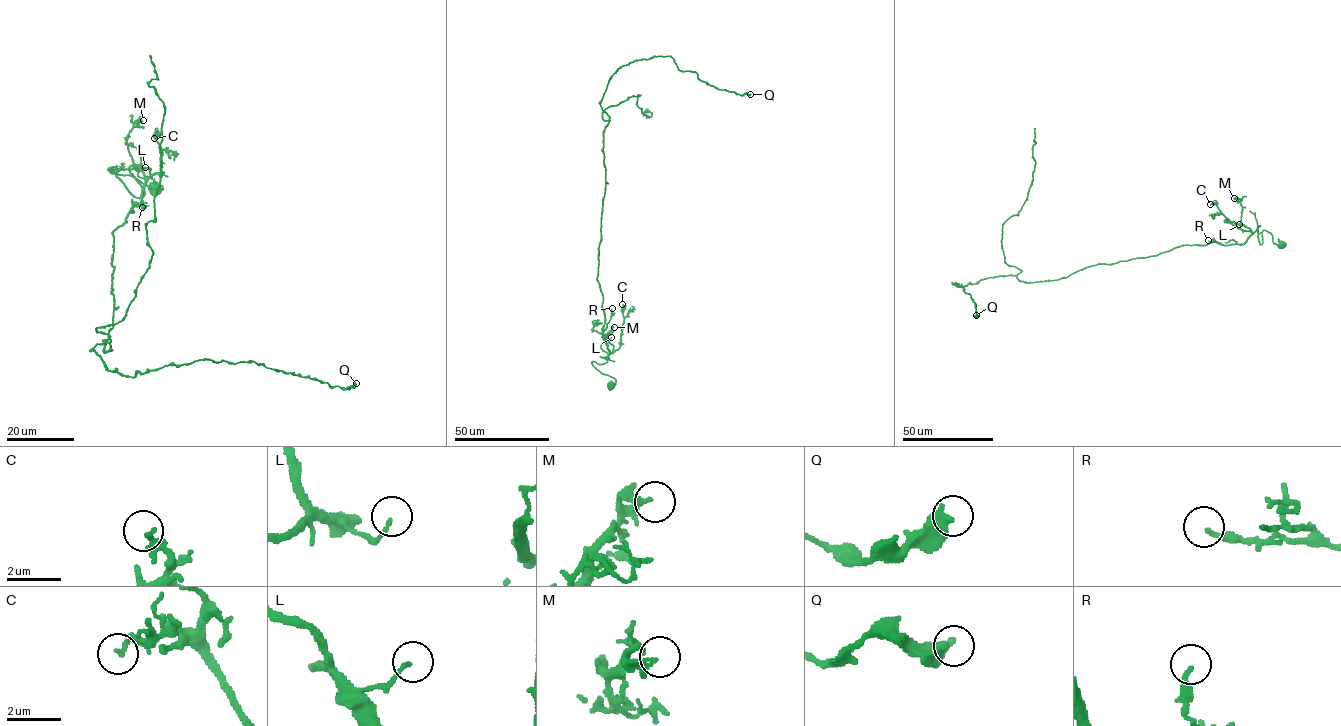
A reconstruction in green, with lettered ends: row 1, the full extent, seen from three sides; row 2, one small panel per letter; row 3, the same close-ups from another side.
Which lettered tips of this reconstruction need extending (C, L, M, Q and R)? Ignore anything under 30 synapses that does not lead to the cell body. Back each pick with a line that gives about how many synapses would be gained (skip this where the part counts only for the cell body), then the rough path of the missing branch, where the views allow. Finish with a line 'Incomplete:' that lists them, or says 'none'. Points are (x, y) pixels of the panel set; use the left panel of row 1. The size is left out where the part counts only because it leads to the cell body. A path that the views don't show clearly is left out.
Incomplete: none

